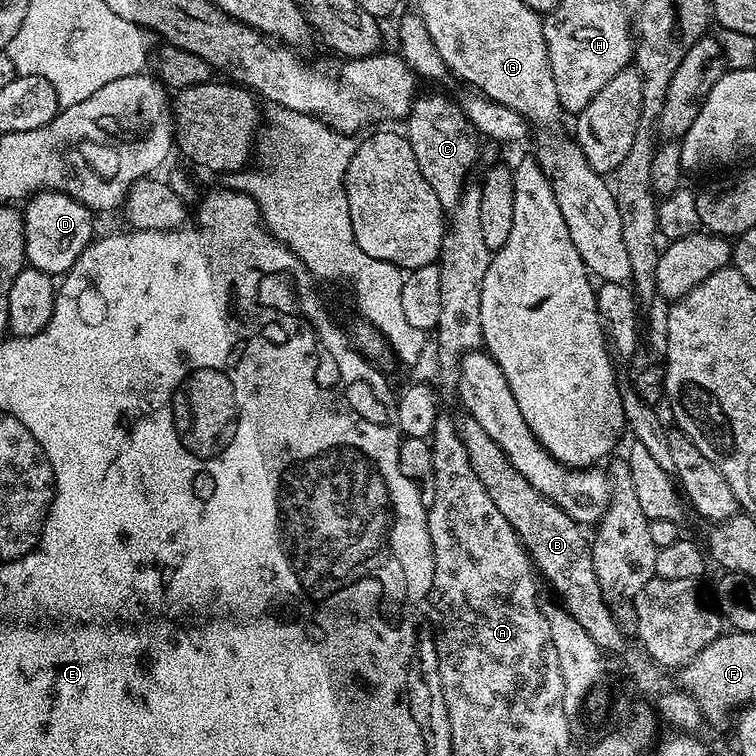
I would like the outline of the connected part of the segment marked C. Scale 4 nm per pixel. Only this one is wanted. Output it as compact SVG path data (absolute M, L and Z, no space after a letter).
M421 95L408 113L406 123L406 135L414 150L414 158L418 158L422 178L430 182L430 190L434 190L443 208L456 208L470 180L468 171L476 164L476 128L464 115L463 107L459 103L451 104L444 96Z

